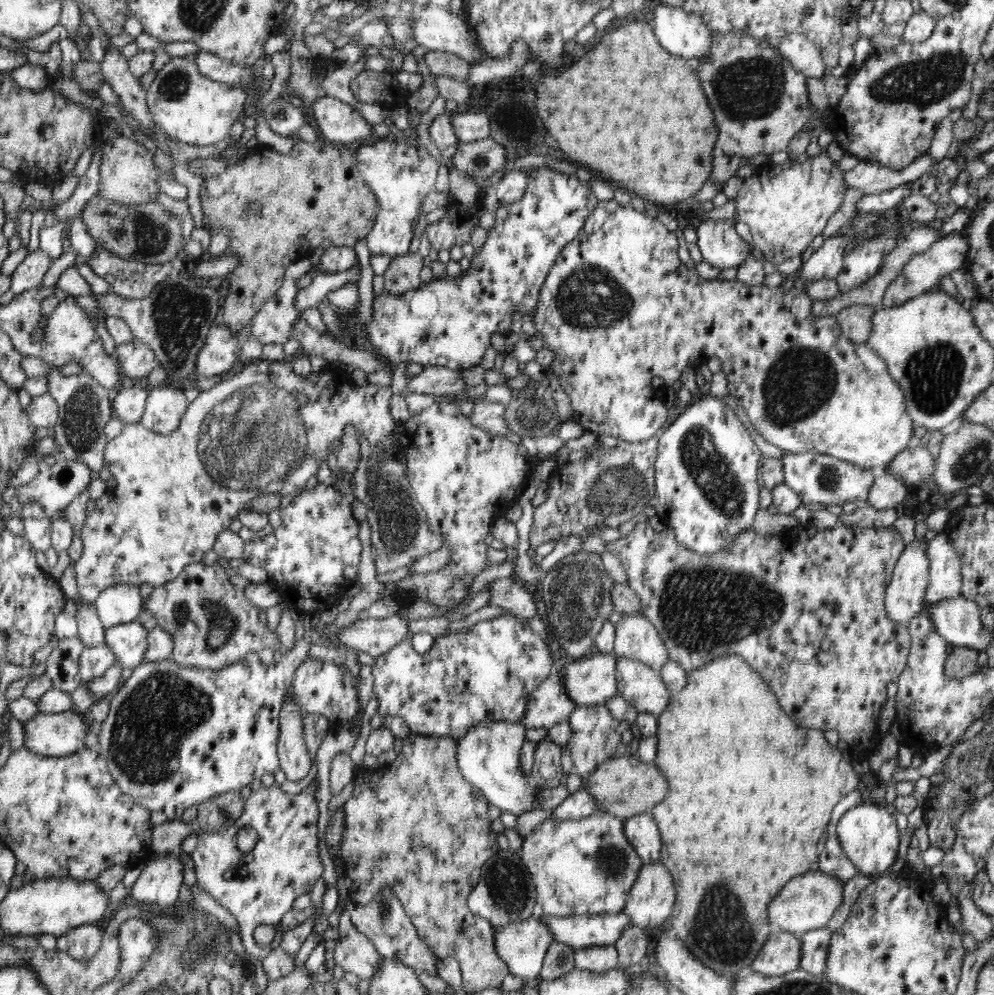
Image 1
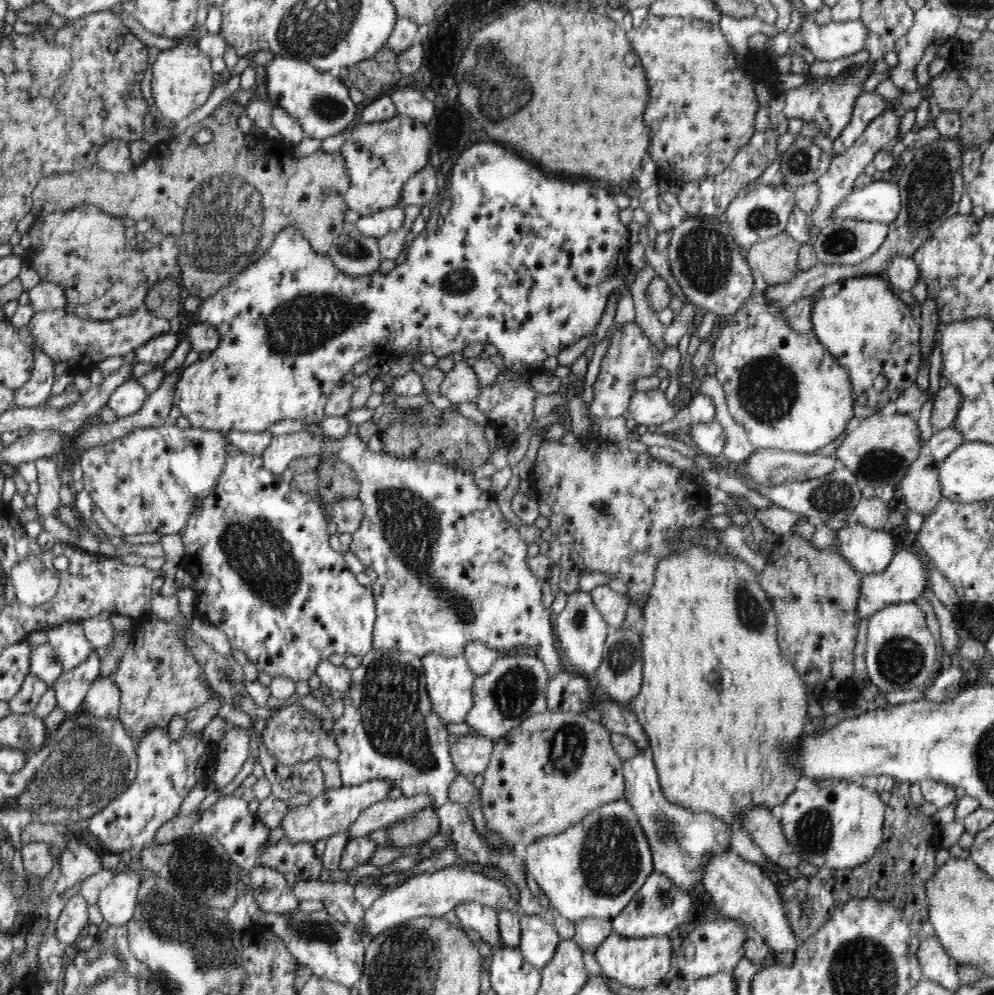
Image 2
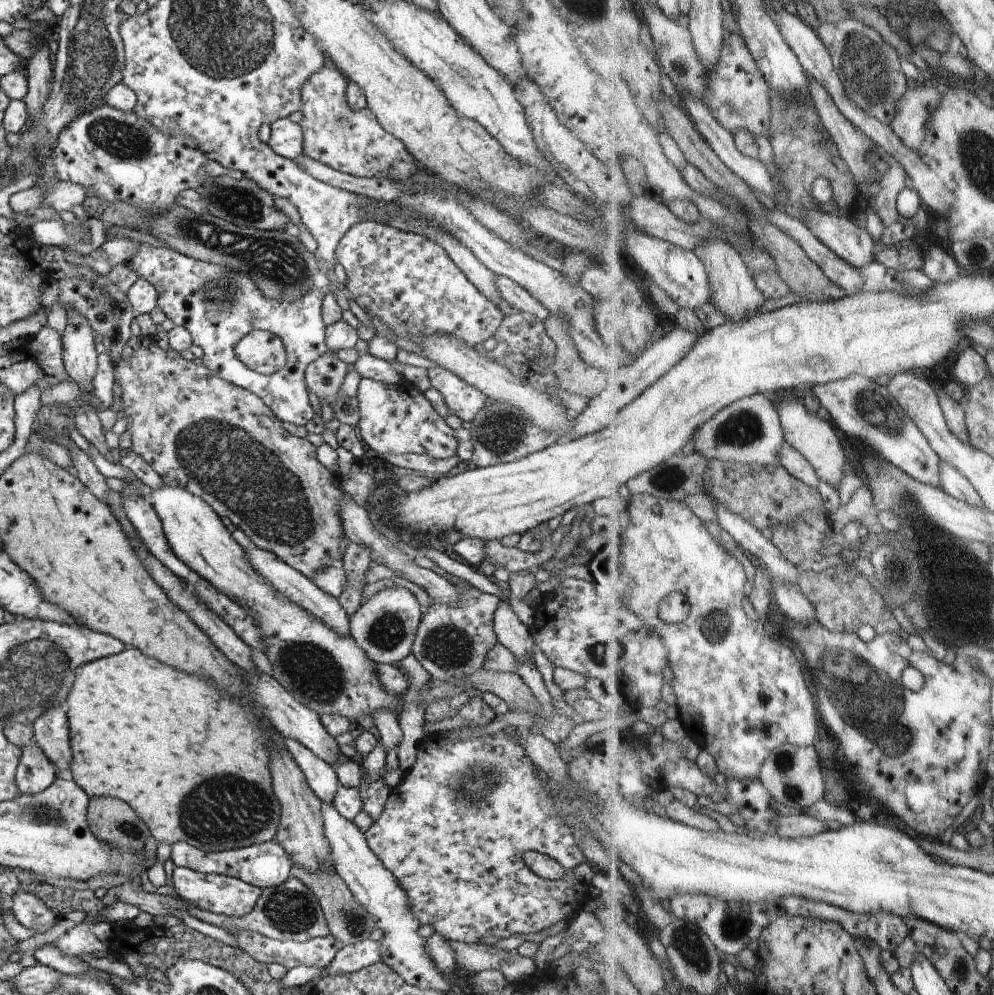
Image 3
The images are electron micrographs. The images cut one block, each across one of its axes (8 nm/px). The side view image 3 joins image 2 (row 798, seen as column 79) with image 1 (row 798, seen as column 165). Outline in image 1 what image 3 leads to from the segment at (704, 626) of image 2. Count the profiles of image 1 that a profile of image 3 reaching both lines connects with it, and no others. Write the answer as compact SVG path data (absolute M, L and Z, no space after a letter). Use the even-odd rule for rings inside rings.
M736 654L716 657L704 666L688 672L688 684L671 694L667 709L657 716L657 723L657 753L653 763L665 776L669 787L664 800L653 806L651 813L662 839L659 860L670 871L676 890L675 906L667 928L706 967L722 975L739 976L750 969L751 962L760 954L773 929L766 912L768 902L784 888L788 880L811 870L812 862L819 856L816 844L822 838L830 814L841 798L858 789L858 775L846 754L838 751L837 745L826 741L823 731L797 725L792 721L788 713L782 710L774 691L770 690L761 674Z

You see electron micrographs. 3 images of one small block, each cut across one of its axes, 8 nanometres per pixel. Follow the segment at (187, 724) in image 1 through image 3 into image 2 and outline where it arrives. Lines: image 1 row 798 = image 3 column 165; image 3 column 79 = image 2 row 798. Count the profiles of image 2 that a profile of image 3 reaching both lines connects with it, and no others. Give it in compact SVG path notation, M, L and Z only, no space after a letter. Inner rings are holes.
M162 728L144 732L135 746L137 770L132 784L88 821L87 828L100 840L103 852L127 856L153 845L156 831L179 815L181 804L190 789L212 773L218 754L218 743L204 742L200 732L190 732L170 742L167 731Z

